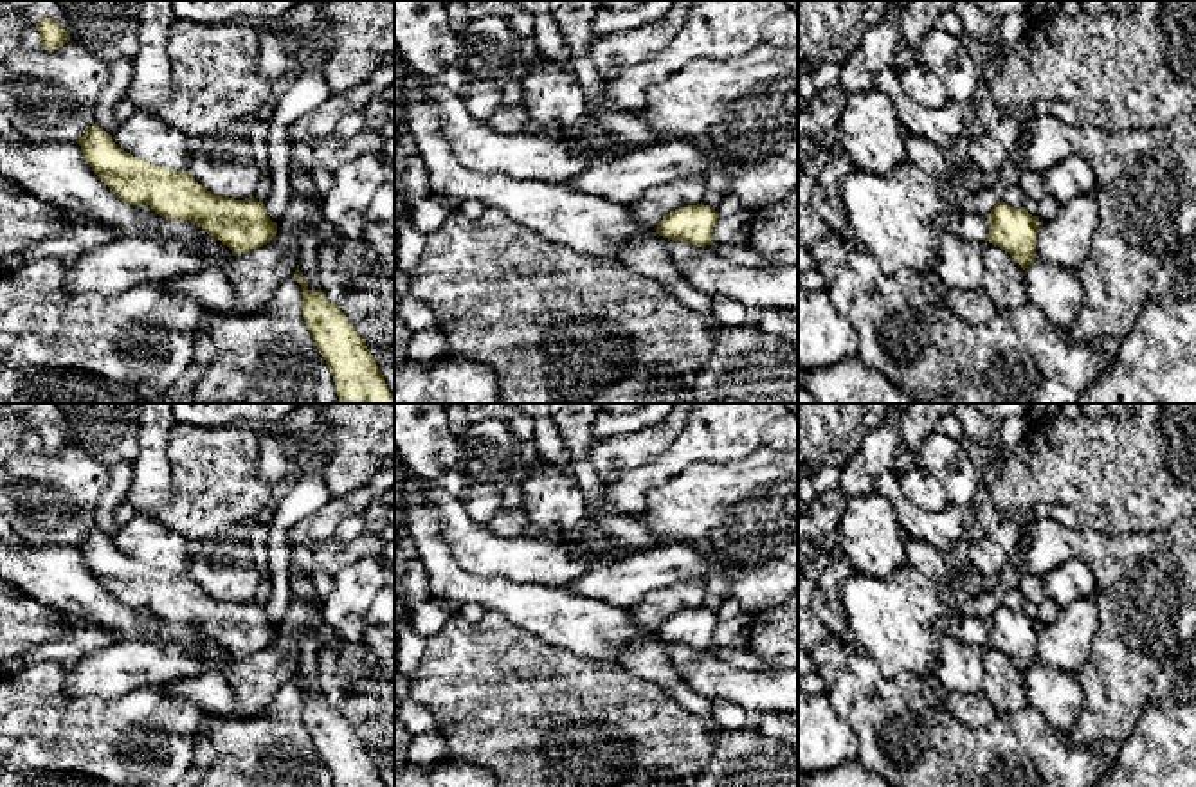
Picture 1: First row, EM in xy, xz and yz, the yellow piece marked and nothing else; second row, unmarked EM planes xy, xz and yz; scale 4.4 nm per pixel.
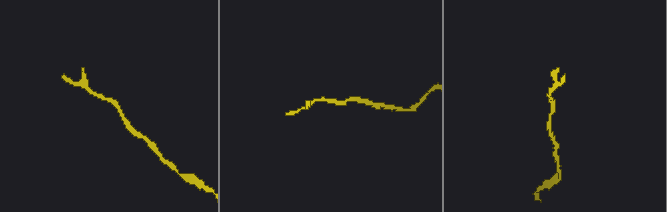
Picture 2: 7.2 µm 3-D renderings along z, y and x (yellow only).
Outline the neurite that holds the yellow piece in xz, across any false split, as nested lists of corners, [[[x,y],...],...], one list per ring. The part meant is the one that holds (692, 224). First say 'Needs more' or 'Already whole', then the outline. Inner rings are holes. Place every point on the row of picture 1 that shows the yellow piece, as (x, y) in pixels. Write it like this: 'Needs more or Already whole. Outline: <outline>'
Already whole. Outline: [[[701,202],[668,213],[656,227],[656,232],[672,241],[706,247],[713,243],[713,227],[717,220],[719,213]]]

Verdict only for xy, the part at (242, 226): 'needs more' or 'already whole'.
already whole

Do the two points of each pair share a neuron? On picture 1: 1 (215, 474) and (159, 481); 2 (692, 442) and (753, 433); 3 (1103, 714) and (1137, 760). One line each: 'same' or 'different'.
1: different
2: same
3: different

